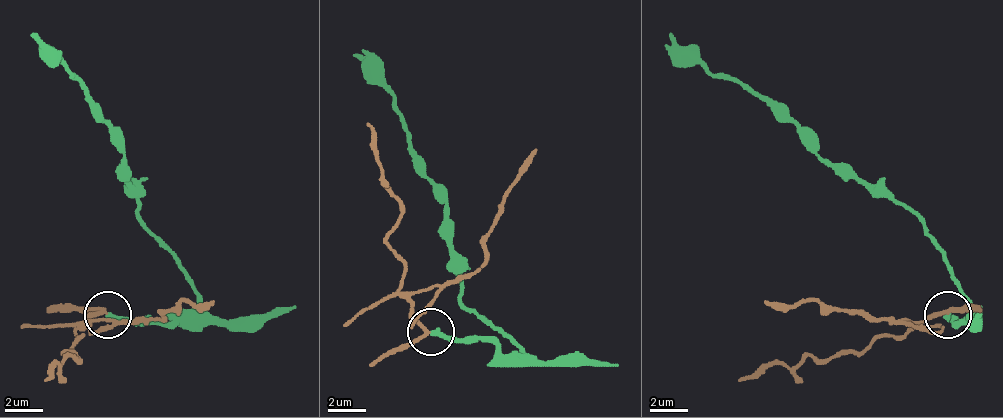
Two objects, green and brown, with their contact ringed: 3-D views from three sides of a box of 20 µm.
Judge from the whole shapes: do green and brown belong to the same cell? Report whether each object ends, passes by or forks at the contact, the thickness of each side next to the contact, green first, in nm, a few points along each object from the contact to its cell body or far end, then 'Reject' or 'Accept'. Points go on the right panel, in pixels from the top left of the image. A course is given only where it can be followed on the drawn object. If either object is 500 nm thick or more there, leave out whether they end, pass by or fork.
At the ring green ends. At the ring brown passes by. Thickness 300 nm (green) against 190 nm. Course of green: (949, 313), (963, 323), (972, 313), (967, 294), (916, 215), (873, 196), (761, 102), (709, 74), (672, 31). Course of brown: (949, 313), (902, 323), (803, 299), (765, 299). Reject

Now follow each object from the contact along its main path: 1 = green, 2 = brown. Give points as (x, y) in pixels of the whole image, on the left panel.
1: (109, 313), (174, 323), (198, 294), (170, 247), (137, 215), (123, 139), (34, 31)
2: (109, 313), (90, 318), (90, 323), (160, 318), (184, 299), (212, 299)

